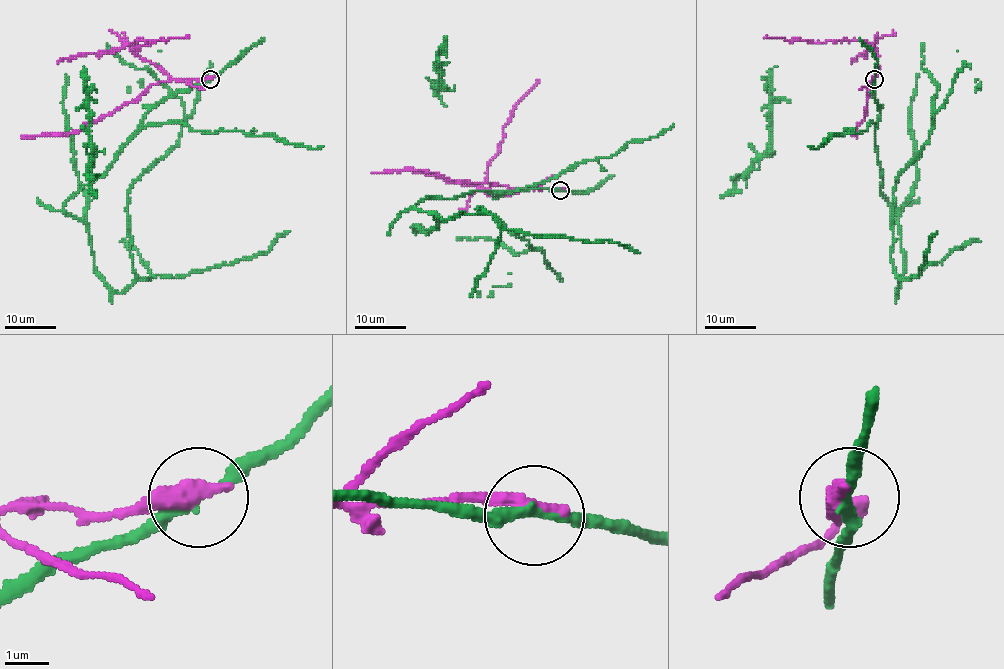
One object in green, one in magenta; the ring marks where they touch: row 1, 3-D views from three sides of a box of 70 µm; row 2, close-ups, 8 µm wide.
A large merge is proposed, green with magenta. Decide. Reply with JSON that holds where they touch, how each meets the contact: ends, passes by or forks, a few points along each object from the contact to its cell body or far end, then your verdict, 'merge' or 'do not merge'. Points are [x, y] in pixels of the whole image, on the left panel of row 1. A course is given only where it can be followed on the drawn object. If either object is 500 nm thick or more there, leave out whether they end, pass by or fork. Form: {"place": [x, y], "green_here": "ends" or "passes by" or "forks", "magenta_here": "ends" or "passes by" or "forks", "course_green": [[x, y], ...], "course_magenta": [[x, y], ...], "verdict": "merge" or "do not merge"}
{"place": [210, 79], "green_here": "passes by", "magenta_here": "ends", "course_green": [[210, 78], [161, 99], [65, 203], [119, 292], [135, 279], [129, 186], [178, 143], [184, 109], [106, 44]], "course_magenta": [[209, 78], [173, 80], [160, 68], [143, 60], [130, 44], [137, 40], [153, 42], [173, 37], [190, 38]], "verdict": "do not merge"}

